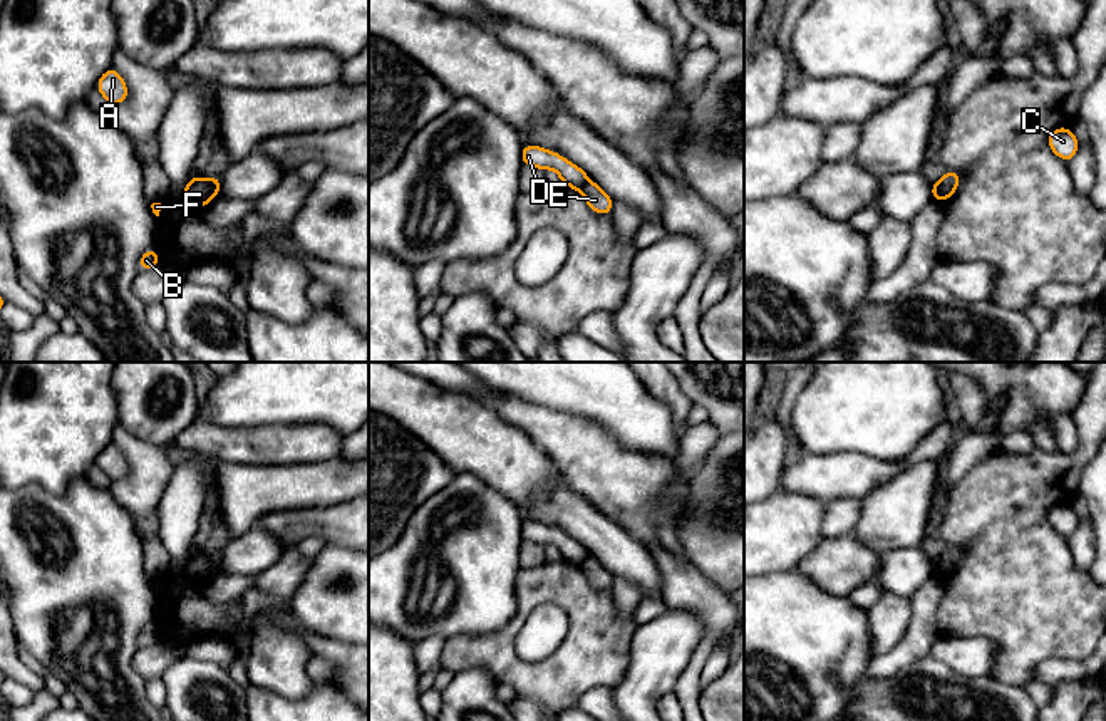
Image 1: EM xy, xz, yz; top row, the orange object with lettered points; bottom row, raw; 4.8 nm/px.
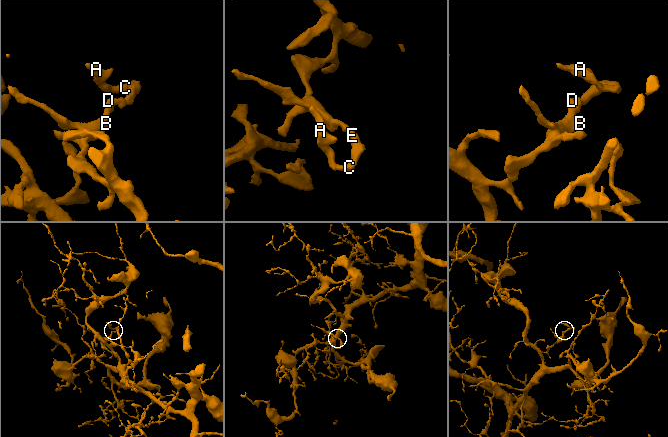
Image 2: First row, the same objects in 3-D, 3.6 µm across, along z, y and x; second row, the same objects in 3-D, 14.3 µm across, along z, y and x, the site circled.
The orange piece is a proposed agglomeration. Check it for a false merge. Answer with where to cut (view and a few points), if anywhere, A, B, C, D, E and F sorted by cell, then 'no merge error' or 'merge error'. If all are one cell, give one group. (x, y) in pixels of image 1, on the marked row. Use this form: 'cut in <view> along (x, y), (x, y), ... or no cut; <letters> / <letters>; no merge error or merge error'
cut in yz along (937, 181), (945, 200); A C E / B D F; merge error

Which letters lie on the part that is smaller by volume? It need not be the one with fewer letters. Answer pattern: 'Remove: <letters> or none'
Remove: A, C, E

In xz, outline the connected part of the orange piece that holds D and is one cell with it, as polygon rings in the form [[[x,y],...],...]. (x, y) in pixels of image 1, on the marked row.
[[[531,144],[523,146],[521,163],[535,166],[543,171],[550,168],[555,169],[561,178],[561,184],[568,188],[580,189],[588,181],[588,176],[581,168],[570,163],[561,154],[540,146],[531,146]]]

